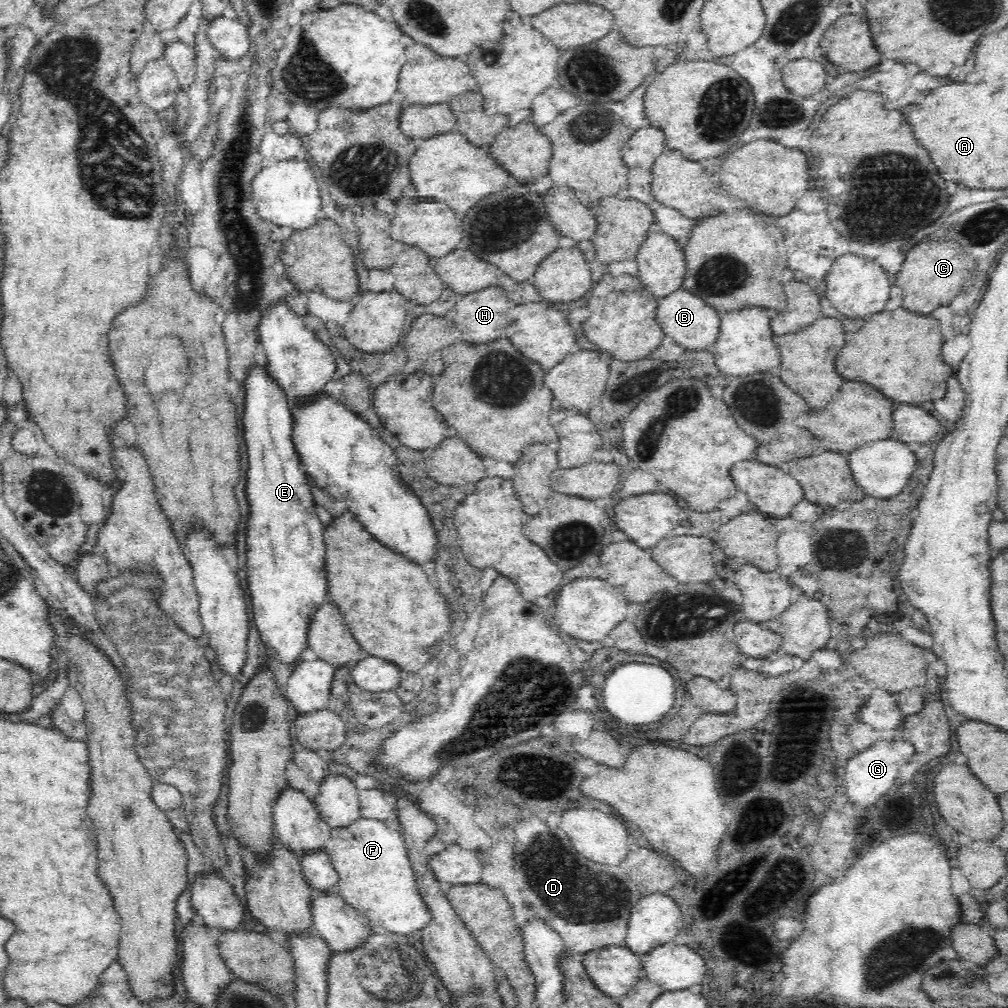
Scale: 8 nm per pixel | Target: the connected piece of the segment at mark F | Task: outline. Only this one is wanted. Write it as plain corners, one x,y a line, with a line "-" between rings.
371,789
360,793
359,803
362,818
350,826
333,830
331,834
332,849
329,849
329,857
339,876
338,894
344,898
350,907
355,908
360,914
368,918
370,927
374,929
374,932
383,934
388,931
408,936
410,932
422,930
428,926
431,914
421,898
415,881
415,874
404,837
399,832
390,830
384,822
394,814
394,808
397,807
396,800
398,800
398,794
394,794
394,792
384,793
382,789

